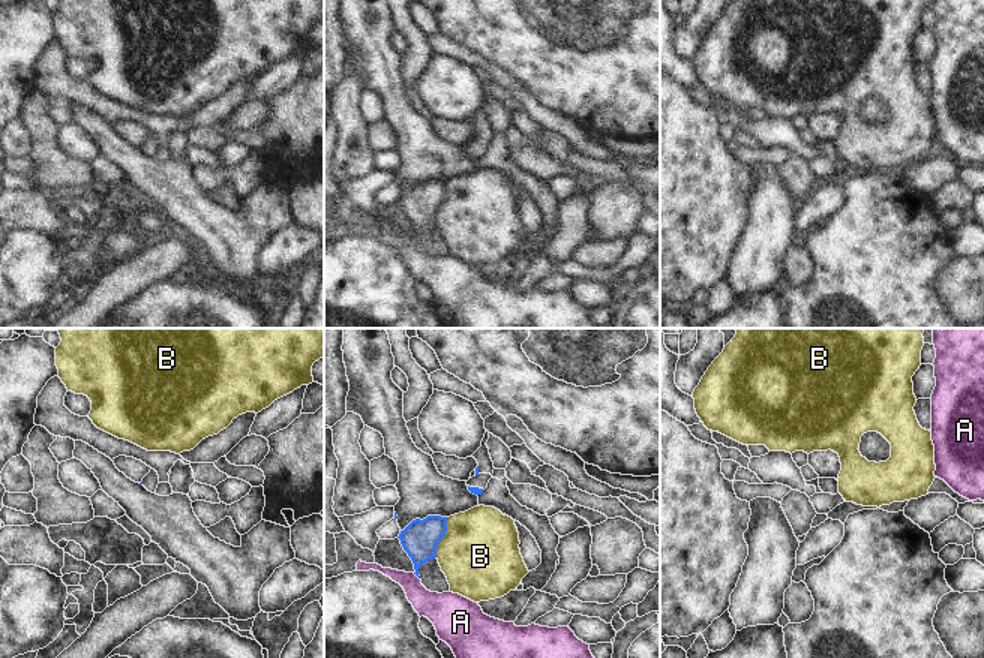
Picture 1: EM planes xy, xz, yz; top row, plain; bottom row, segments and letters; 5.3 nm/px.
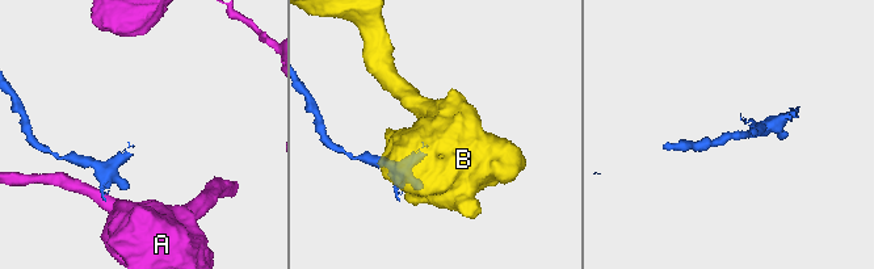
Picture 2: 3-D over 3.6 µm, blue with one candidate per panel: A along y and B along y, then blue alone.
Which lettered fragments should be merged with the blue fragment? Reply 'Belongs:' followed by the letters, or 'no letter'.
Belongs: no letter

